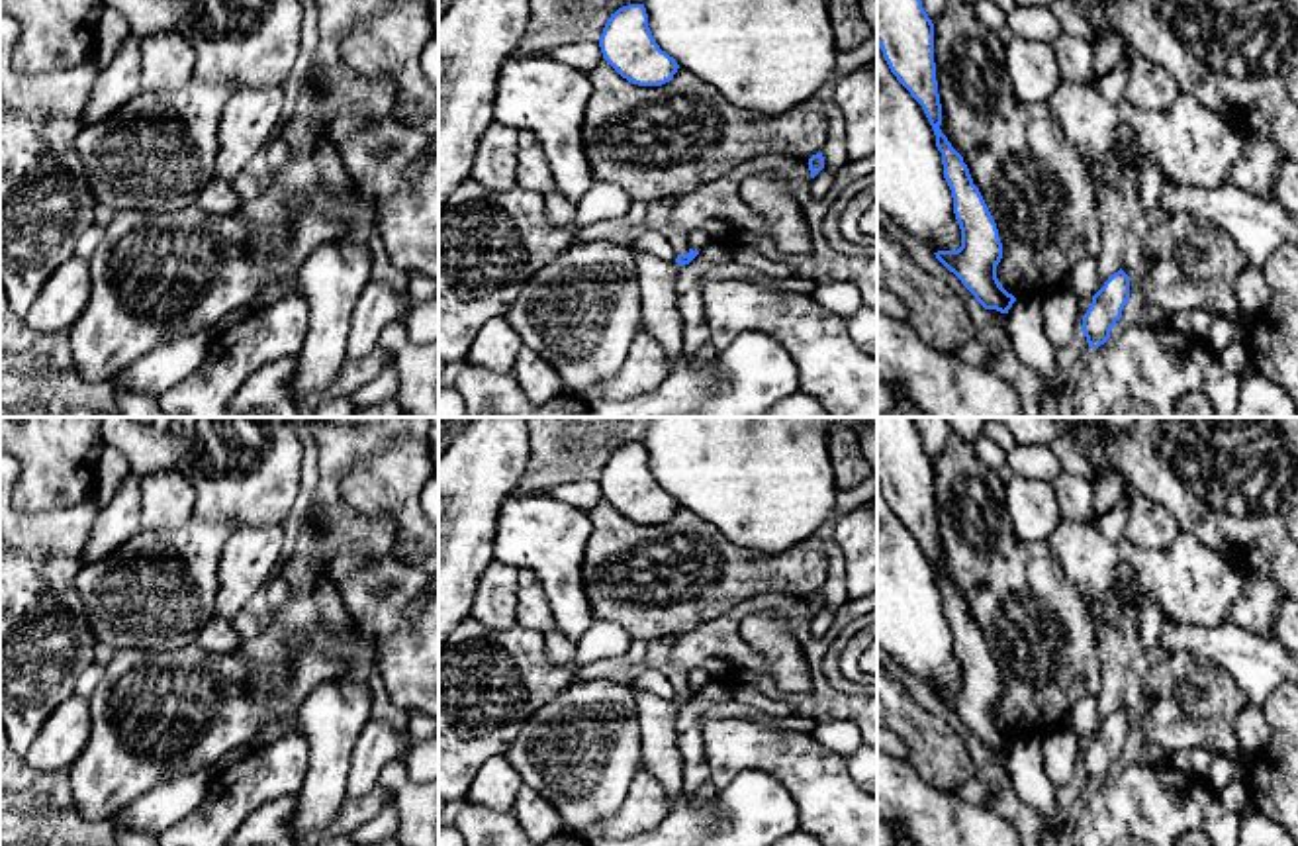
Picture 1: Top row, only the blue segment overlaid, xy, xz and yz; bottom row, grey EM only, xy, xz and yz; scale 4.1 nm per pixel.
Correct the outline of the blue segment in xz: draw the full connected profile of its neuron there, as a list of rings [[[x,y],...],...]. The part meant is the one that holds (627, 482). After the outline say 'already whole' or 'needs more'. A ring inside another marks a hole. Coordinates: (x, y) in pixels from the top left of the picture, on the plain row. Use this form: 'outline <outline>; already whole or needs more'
outline [[[628,443],[611,452],[599,486],[603,497],[638,525],[662,525],[679,507],[675,497],[662,490],[652,476],[644,443]]]; already whole

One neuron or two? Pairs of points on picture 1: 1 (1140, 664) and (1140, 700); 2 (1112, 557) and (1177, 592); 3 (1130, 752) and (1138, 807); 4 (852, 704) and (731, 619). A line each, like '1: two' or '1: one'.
1: one
2: one
3: two
4: one

